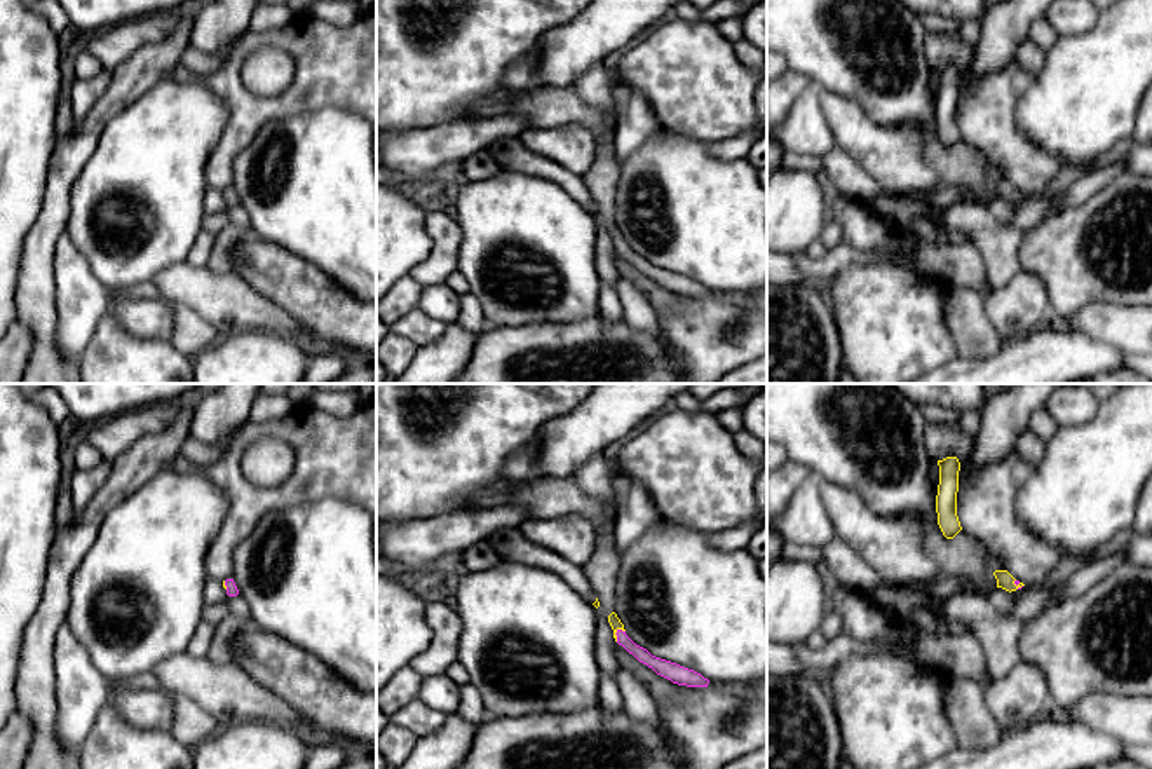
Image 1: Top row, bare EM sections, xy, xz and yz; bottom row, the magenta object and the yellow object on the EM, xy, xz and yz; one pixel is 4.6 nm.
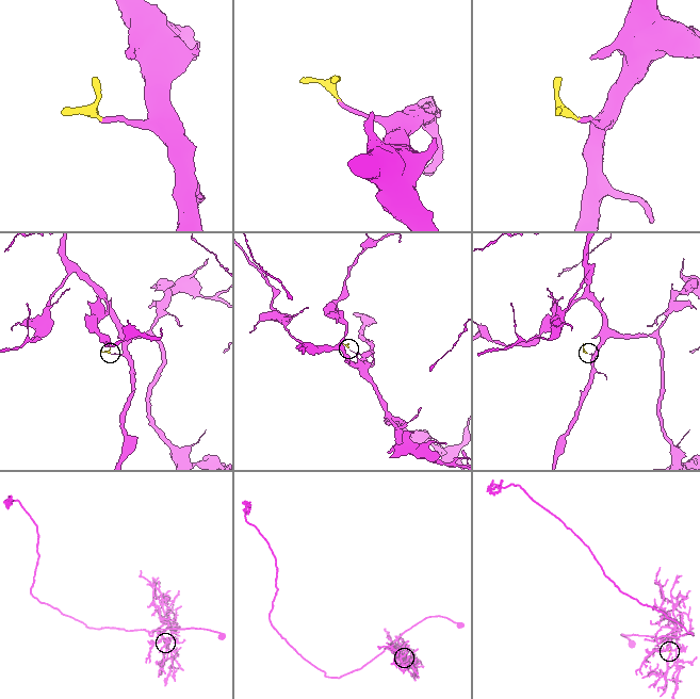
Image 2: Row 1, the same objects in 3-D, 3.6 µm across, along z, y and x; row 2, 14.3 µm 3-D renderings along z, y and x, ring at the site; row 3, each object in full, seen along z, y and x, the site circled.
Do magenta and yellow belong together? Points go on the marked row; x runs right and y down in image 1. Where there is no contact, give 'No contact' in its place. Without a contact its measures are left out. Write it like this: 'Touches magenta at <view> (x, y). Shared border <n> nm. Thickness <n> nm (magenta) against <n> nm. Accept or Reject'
Touches magenta at xz (616, 633). Shared border 70 nm. Thickness 70 nm (magenta) against 50 nm. Accept

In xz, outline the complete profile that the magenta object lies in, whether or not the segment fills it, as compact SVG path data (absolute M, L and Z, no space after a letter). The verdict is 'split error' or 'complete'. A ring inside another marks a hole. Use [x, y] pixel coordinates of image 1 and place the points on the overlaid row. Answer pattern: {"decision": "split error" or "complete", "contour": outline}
{"decision": "split error", "contour": "M615 612L608 616L608 623L613 629L613 638L619 645L622 645L629 654L633 654L640 663L647 664L652 668L657 675L671 680L673 684L678 685L687 685L687 687L708 687L709 680L704 678L701 673L683 668L676 663L661 659L652 656L647 649L636 645L624 629L624 624L617 617Z"}

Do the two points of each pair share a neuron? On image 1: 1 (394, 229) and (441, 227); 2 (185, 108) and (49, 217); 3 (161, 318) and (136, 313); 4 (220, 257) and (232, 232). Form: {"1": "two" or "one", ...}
{"1": "two", "2": "two", "3": "one", "4": "one"}

